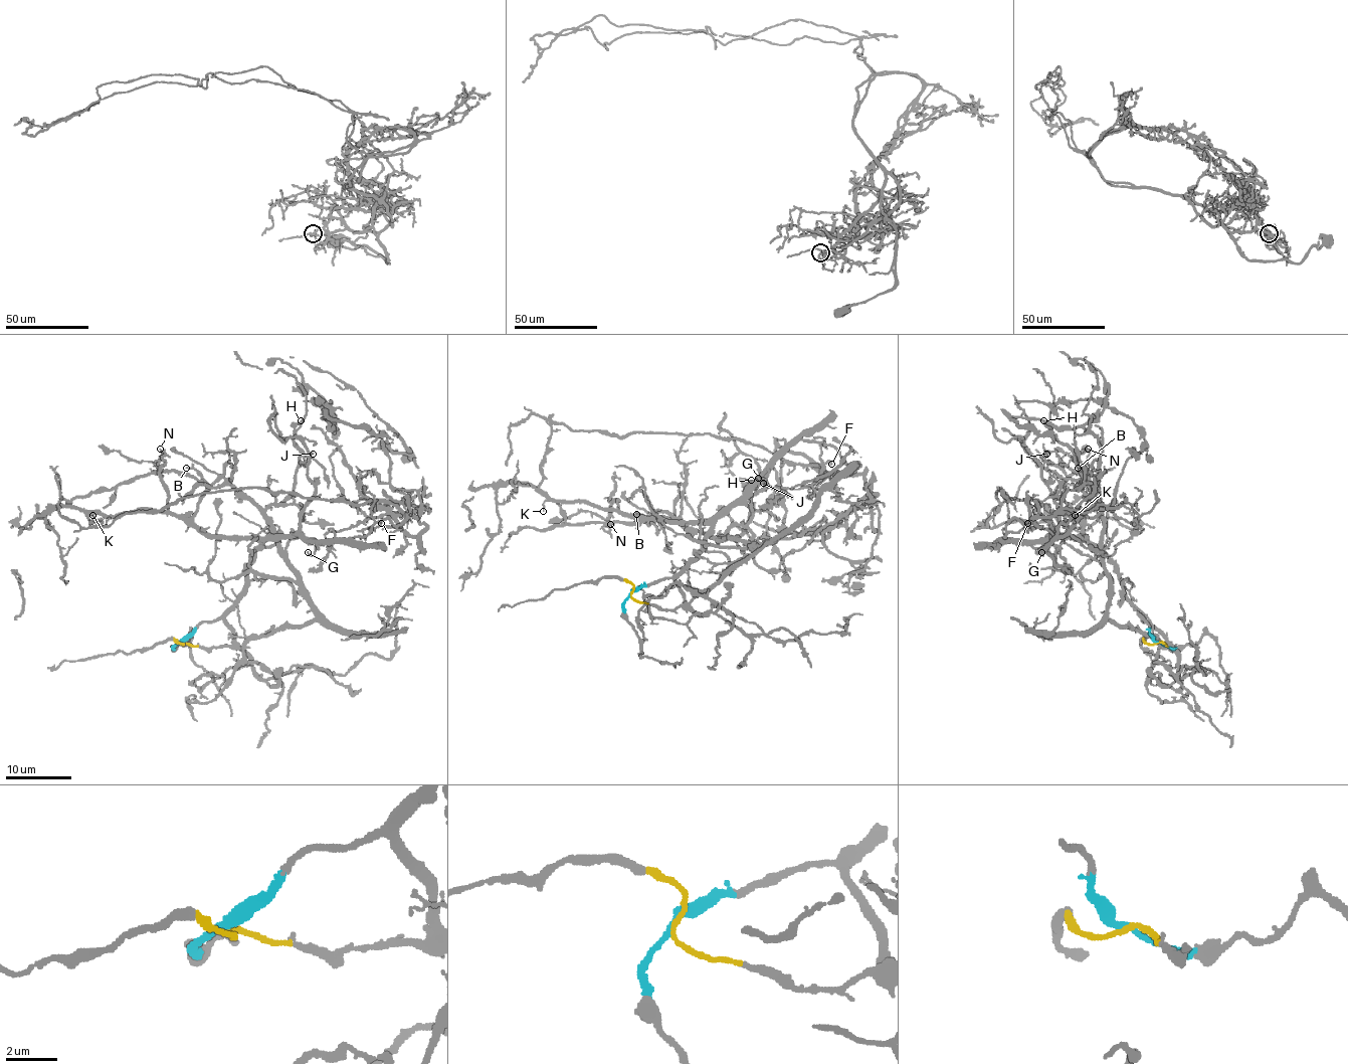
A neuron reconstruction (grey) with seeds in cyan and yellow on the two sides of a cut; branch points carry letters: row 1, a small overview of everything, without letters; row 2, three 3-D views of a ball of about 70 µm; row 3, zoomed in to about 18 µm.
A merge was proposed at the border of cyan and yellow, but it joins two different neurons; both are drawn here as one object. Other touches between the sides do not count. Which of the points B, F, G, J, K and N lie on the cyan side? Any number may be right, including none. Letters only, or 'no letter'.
B, F, G, J, K, N

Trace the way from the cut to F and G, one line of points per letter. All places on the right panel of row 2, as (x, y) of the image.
F: (1158, 641), (1127, 599), (1117, 567), (1100, 550), (1082, 539), (1003, 537), (1026, 529), (1027, 522)
G: (1158, 641), (1127, 599), (1117, 567), (1100, 550), (1082, 539), (1052, 536), (1042, 545), (1042, 555), (1040, 552)

